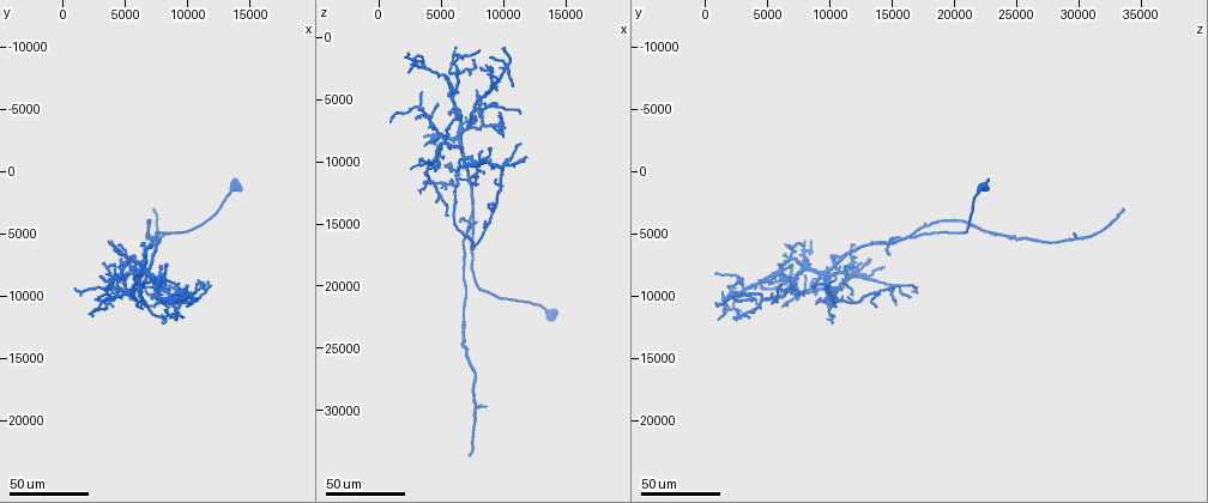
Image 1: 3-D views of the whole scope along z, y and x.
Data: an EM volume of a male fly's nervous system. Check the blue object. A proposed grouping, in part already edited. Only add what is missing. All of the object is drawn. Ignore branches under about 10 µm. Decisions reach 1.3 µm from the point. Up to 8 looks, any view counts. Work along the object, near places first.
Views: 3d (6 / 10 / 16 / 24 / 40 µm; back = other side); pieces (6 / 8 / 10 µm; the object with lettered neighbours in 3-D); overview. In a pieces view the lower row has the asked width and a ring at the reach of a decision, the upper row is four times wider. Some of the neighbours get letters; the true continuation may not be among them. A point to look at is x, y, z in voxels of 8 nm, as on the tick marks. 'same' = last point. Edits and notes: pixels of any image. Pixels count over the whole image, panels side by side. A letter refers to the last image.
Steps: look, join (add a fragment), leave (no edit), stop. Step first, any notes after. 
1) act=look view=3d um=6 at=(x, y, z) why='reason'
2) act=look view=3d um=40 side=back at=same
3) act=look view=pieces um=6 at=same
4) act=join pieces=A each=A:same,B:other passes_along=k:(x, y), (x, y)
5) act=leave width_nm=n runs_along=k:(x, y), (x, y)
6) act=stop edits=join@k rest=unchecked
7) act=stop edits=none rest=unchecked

act=look view=3d um=24 at=(6600, 6600, 15000) why='long arm stops here'

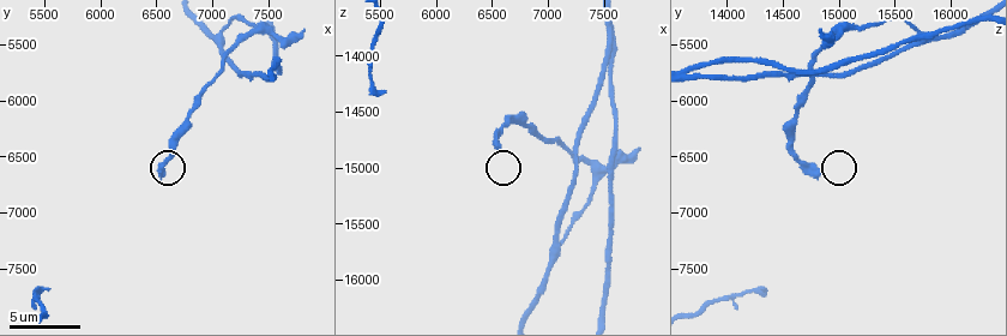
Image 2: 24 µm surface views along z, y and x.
act=look view=pieces um=10 at=(6540, 6700, 14780)

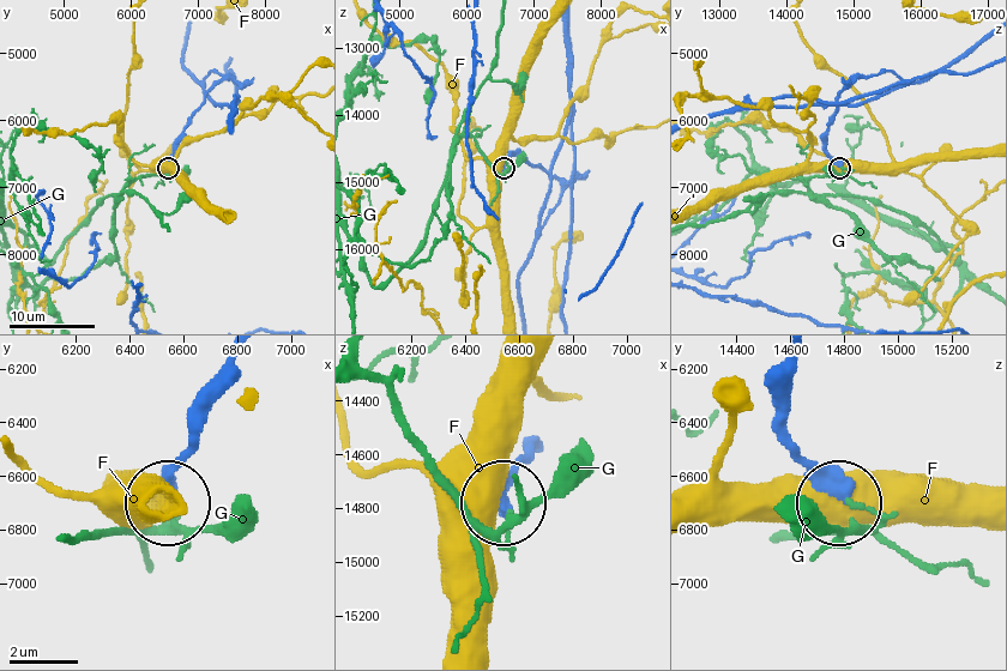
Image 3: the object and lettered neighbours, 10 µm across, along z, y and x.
act=leave each=F:other,G:other runs_along=3:(787, 360), (787, 446), (832, 495) found='no lettered fragment goes on from it'

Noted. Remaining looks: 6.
act=look view=3d um=6 at=(5540, 7660, 14320) why='free end'

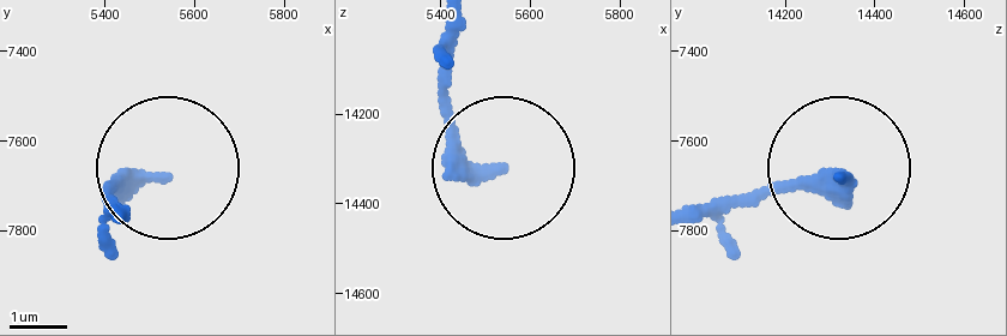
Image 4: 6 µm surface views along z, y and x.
act=look view=pieces um=6 at=(5535, 7670, 14325)

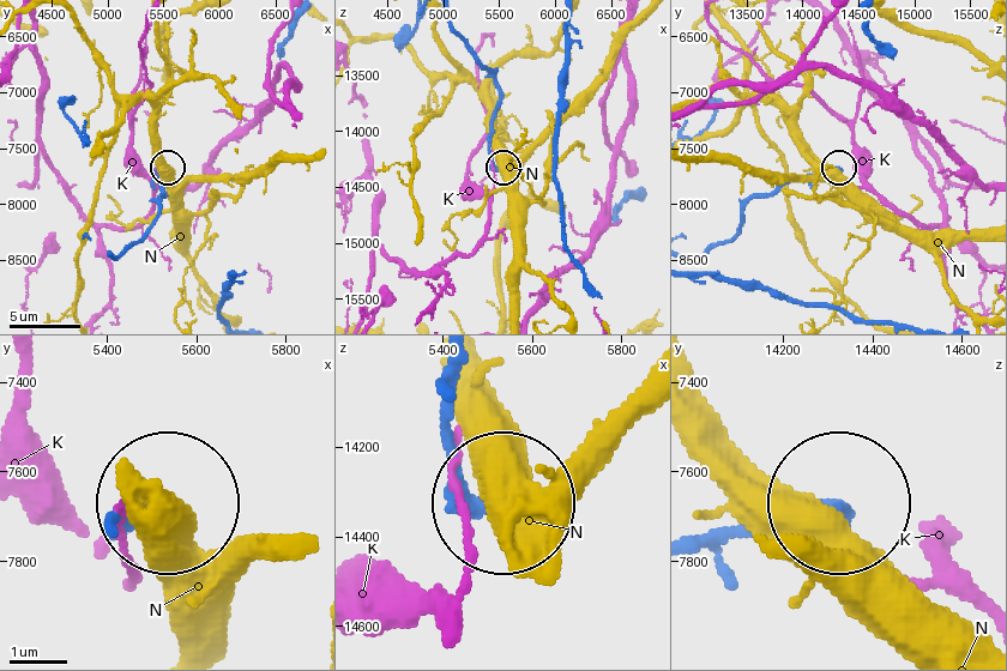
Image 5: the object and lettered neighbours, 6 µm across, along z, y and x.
act=leave each=K:other,N:other runs_along=5:(692, 257), (734, 235), (755, 198), (838, 168) found='no lettered fragment goes on from it'

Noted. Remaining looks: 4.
act=look view=3d um=40 at=(11400, 9000, 8600) why='end of a long branch'

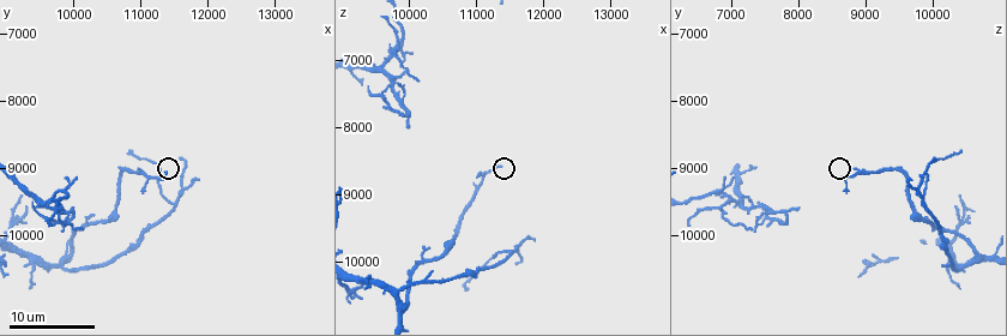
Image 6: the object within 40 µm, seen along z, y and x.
act=look view=3d um=6 at=(11350, 9200, 8550) why='zoom in'

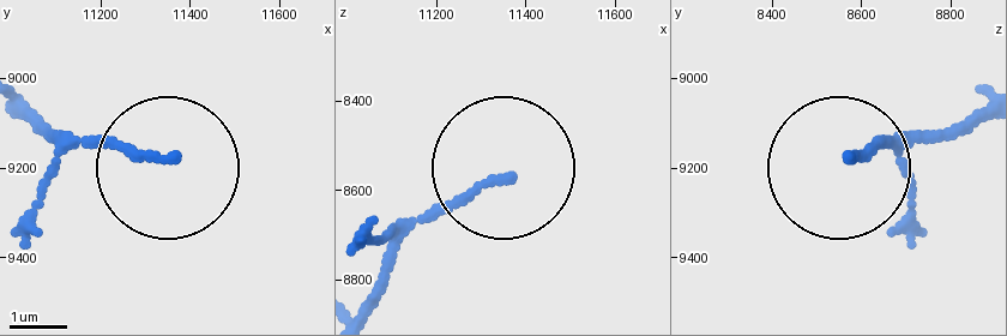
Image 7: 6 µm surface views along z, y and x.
act=look view=pieces um=6 at=(11360, 9180, 8575)

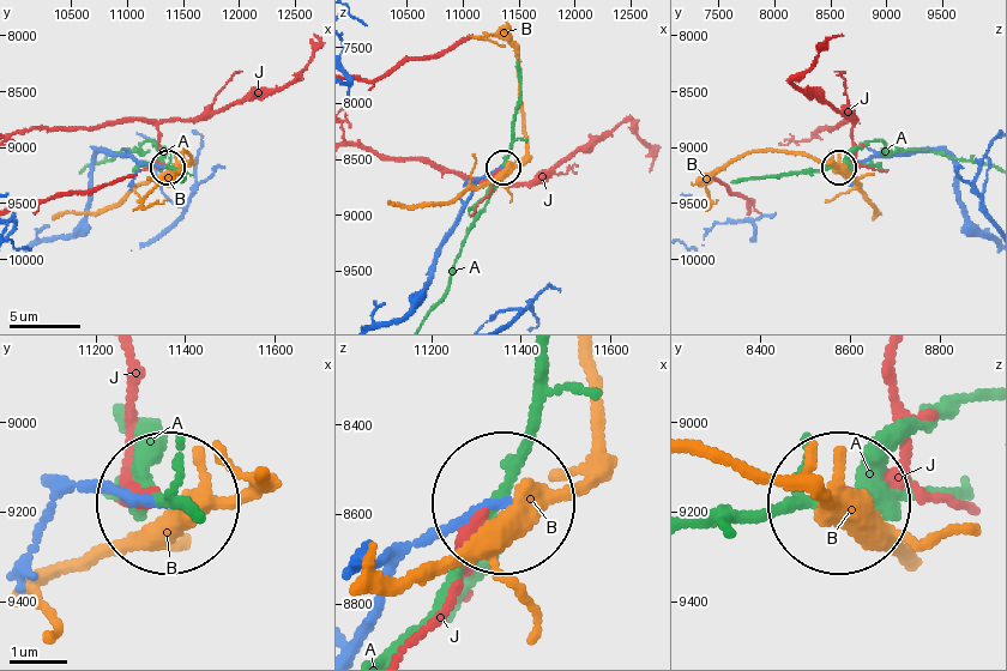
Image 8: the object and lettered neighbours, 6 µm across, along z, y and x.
act=leave width_nm=150 each=A:other,B:other,J:other found='no lettered fragment goes on from it'

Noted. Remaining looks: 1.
act=stop edits=none rest=unchecked

